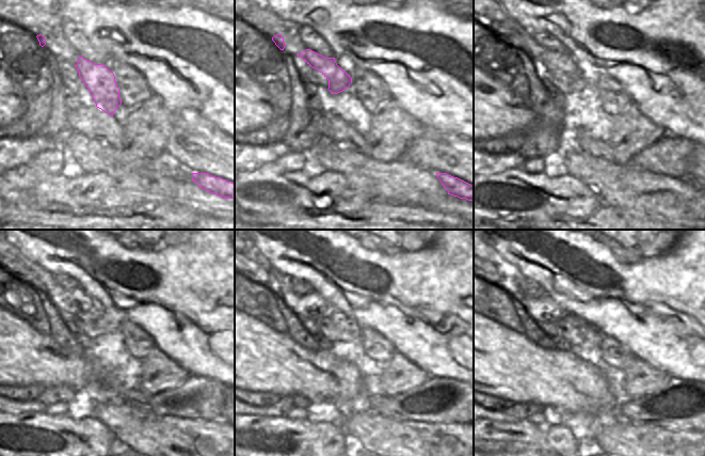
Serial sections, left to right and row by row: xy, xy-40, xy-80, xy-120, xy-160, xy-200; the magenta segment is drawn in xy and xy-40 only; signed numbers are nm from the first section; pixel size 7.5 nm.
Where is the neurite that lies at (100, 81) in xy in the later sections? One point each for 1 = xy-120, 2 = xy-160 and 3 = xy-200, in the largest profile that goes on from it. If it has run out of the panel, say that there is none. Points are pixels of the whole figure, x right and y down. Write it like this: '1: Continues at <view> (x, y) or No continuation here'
1: Continues at xy-120 (75, 301)
2: Continues at xy-160 (310, 305)
3: Continues at xy-200 (543, 310).

